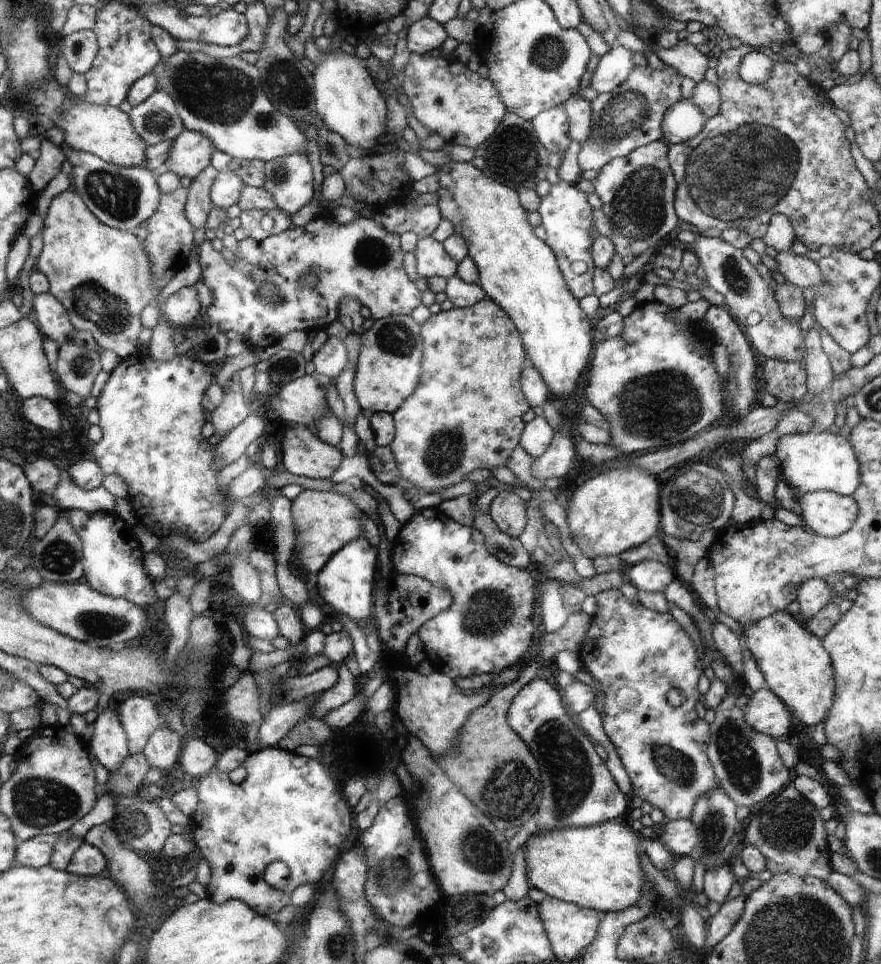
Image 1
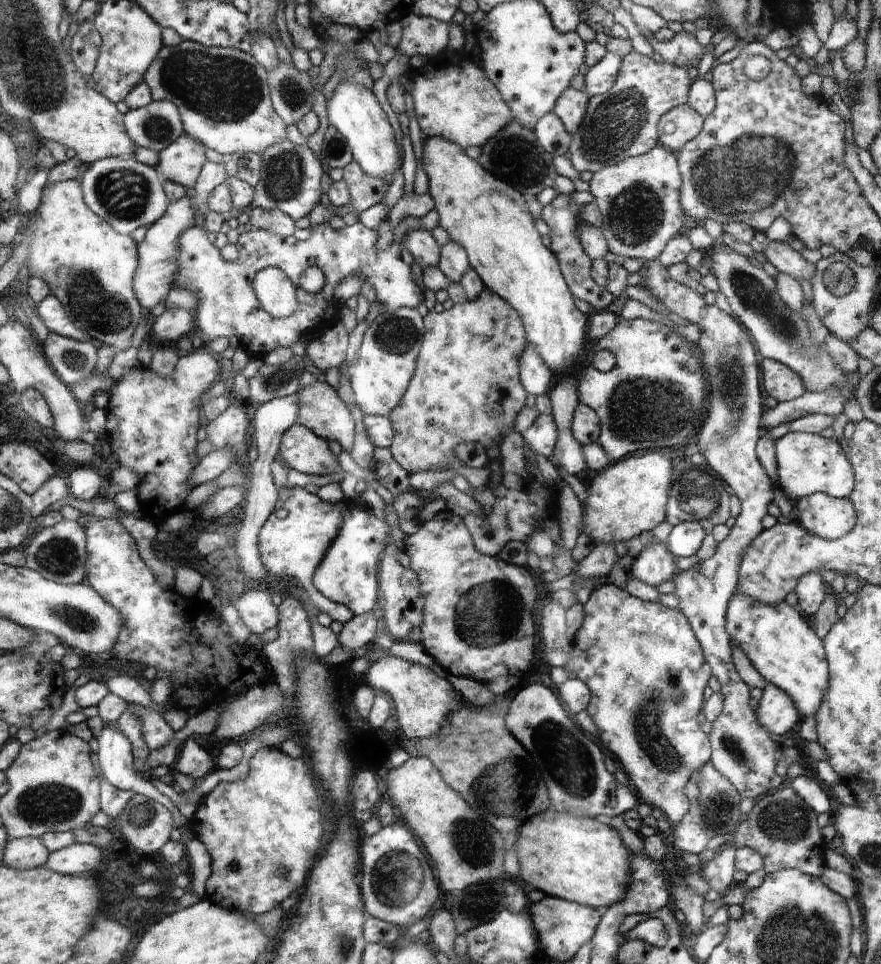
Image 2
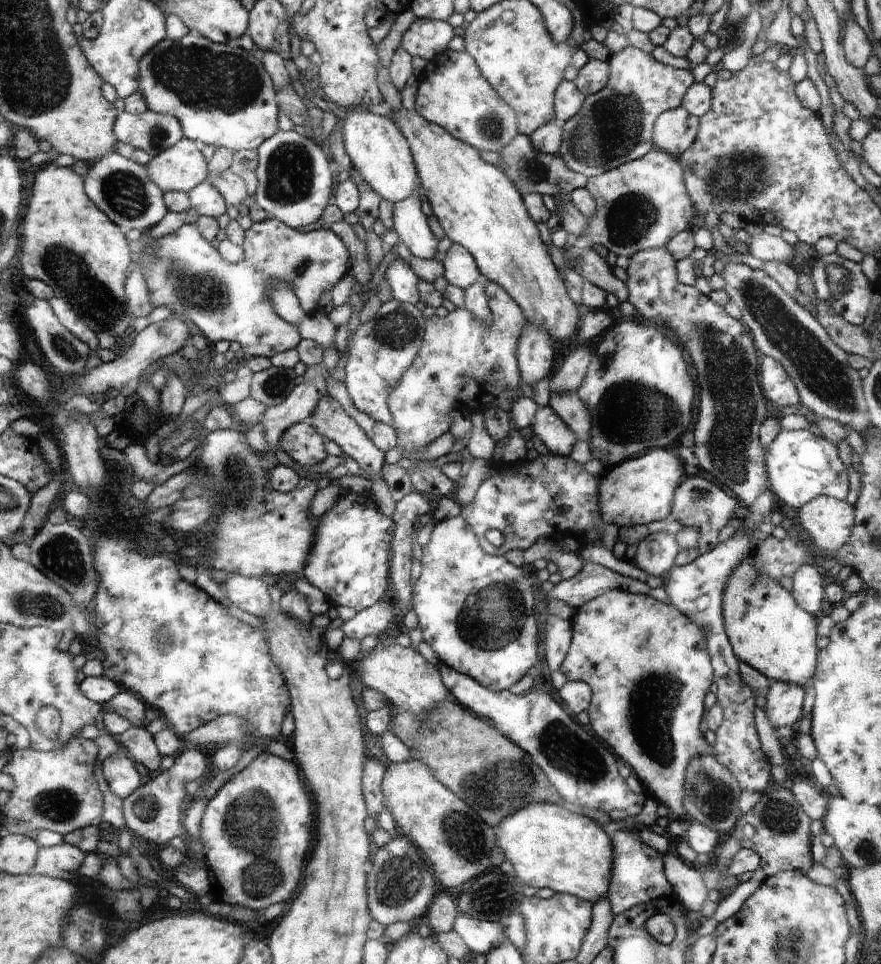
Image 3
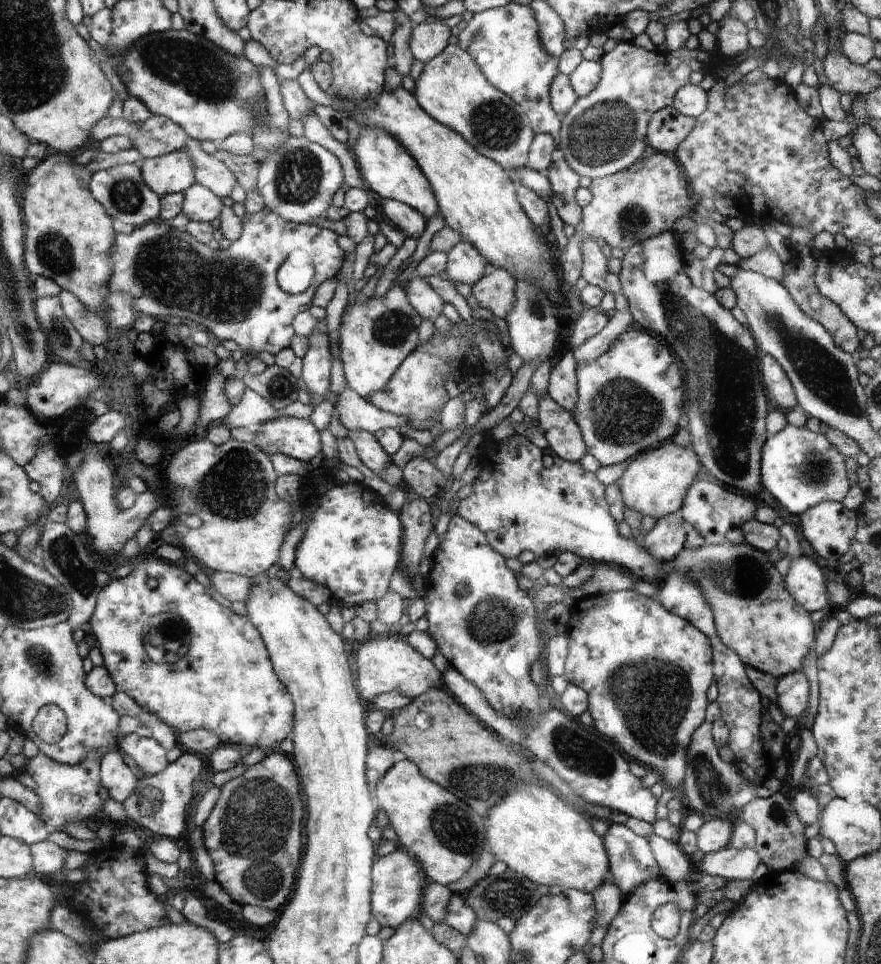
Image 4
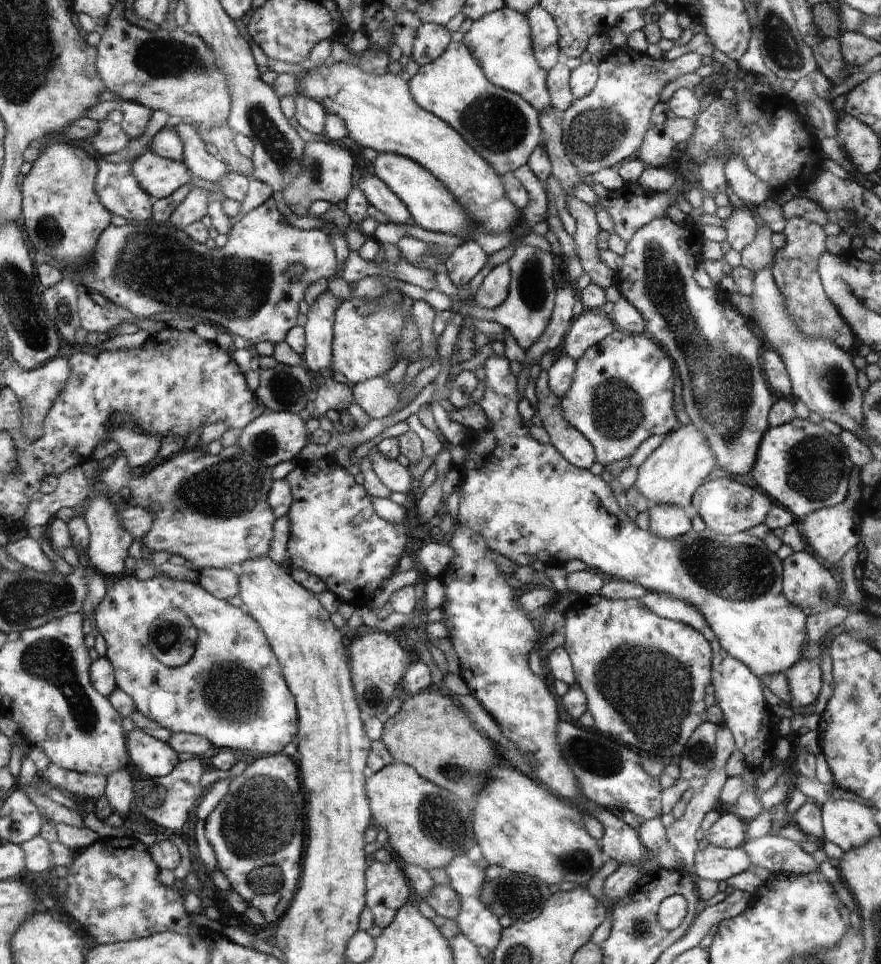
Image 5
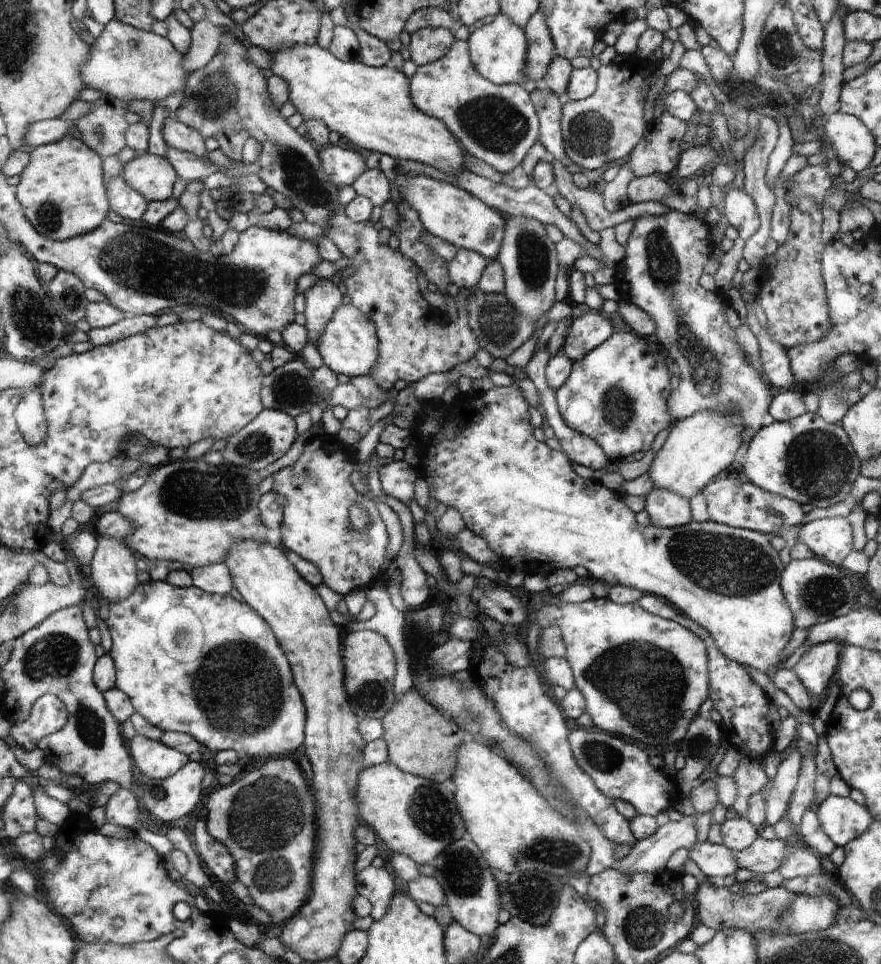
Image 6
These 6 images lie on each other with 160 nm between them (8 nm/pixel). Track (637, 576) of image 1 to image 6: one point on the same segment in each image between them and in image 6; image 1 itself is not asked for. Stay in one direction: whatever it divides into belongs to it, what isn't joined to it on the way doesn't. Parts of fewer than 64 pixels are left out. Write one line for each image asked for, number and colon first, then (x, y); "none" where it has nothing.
2: (655, 564)
3: (655, 555)
4: (665, 540)
5: (668, 521)
6: (667, 509)

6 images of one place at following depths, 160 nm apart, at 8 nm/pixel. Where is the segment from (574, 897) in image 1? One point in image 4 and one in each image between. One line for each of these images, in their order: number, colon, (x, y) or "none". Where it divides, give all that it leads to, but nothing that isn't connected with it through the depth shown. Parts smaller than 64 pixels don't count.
2: (575, 858)
3: (548, 846)
4: (533, 832)

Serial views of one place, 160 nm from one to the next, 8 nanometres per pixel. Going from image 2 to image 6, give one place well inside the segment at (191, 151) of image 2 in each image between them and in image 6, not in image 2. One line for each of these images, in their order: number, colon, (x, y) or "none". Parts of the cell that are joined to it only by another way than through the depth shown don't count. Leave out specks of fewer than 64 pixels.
3: (181, 167)
4: (174, 172)
5: (160, 177)
6: (153, 177)

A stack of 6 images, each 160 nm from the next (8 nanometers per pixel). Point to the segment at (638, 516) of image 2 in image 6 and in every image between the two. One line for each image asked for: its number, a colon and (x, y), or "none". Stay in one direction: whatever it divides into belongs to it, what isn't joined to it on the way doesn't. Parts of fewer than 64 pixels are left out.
3: (639, 491)
4: (656, 483)
5: (672, 474)
6: (700, 445)

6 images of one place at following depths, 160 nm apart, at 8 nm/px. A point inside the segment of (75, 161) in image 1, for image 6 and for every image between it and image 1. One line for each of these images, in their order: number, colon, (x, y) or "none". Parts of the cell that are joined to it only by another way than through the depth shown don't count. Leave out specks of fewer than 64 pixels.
2: (126, 193)
3: (122, 188)
4: (121, 189)
5: (119, 191)
6: (126, 201)

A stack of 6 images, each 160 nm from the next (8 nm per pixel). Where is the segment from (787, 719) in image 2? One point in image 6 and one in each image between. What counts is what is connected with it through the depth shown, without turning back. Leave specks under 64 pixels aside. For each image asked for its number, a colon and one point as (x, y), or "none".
3: (783, 707)
4: (792, 690)
5: (805, 679)
6: (818, 665)

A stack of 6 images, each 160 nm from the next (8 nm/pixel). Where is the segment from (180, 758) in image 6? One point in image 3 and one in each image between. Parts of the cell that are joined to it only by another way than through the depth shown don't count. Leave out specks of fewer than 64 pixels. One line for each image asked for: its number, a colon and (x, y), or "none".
3: (140, 743)
4: (150, 756)
5: (156, 758)

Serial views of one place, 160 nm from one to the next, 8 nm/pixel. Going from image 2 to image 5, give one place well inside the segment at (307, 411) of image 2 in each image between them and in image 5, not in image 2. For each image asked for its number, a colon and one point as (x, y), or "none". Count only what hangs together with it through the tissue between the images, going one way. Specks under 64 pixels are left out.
3: (329, 416)
4: (371, 452)
5: (397, 478)

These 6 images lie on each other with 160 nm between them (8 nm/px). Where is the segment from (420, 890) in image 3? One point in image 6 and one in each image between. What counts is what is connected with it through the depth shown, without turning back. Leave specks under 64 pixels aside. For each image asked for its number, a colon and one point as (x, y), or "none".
4: (397, 883)
5: (387, 891)
6: (375, 884)

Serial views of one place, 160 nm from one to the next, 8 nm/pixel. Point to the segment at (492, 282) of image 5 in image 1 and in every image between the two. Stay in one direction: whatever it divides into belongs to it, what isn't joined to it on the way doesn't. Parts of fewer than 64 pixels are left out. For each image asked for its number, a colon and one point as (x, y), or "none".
1: (466, 412)
2: (467, 387)
3: (462, 366)
4: (496, 292)

